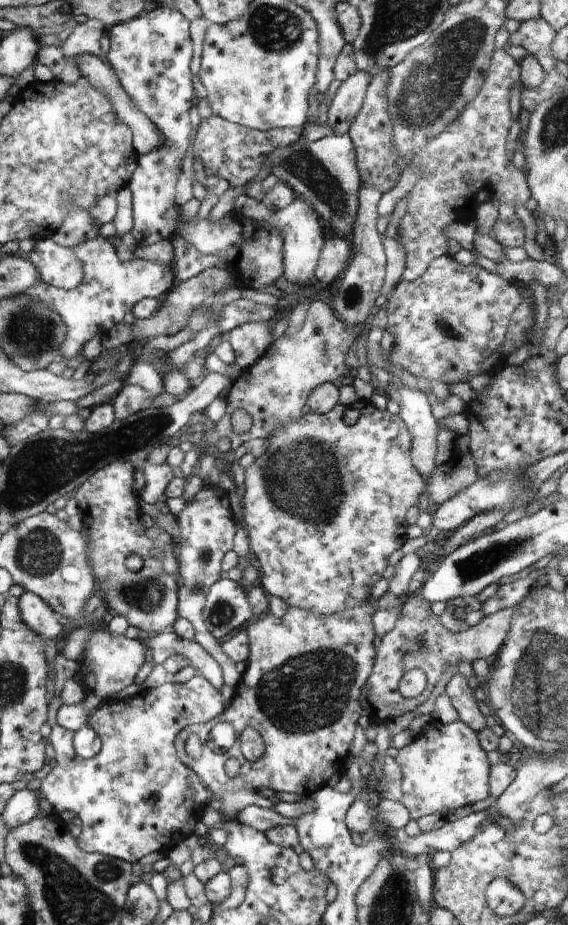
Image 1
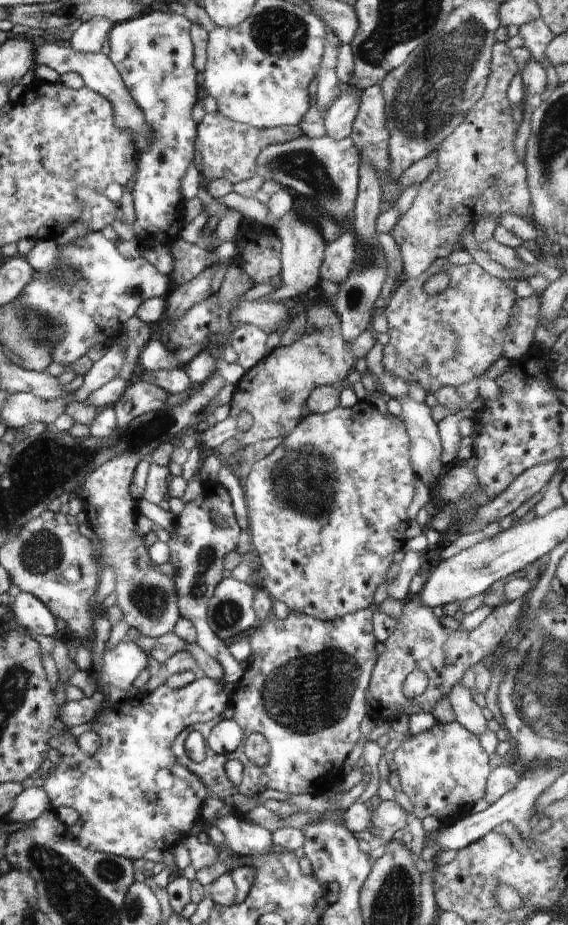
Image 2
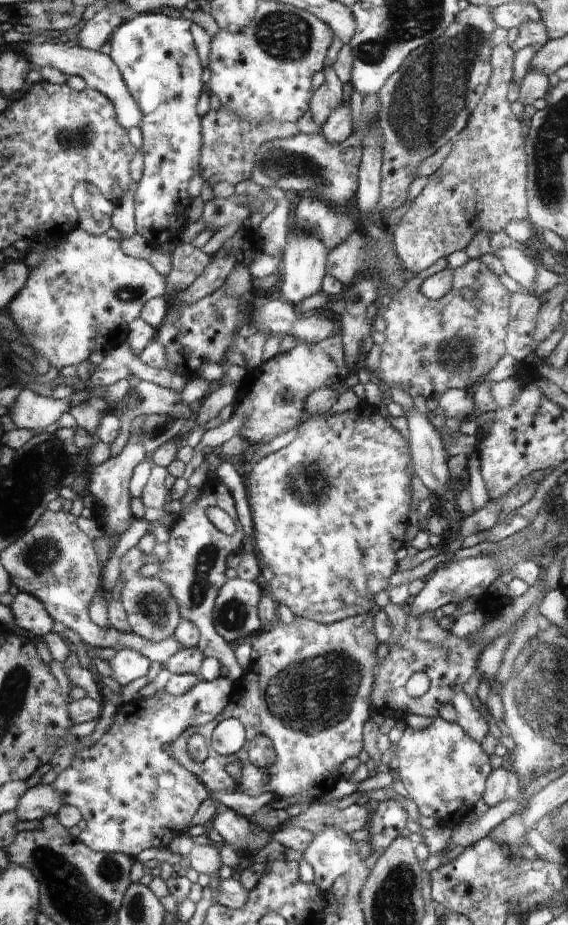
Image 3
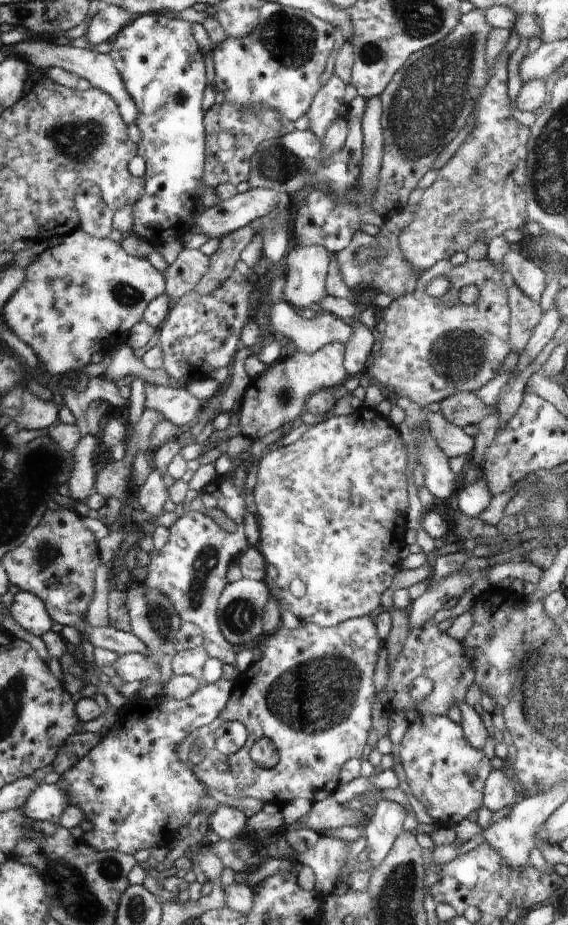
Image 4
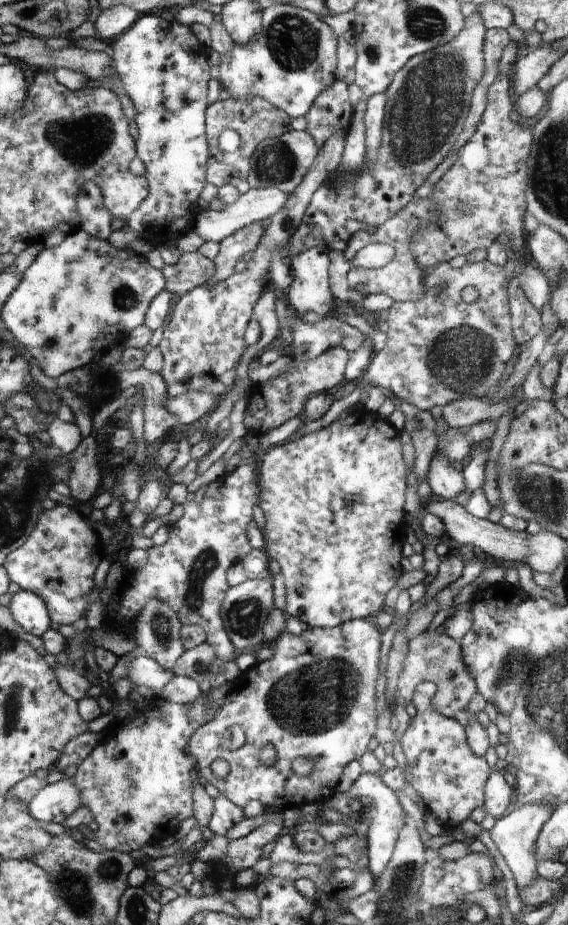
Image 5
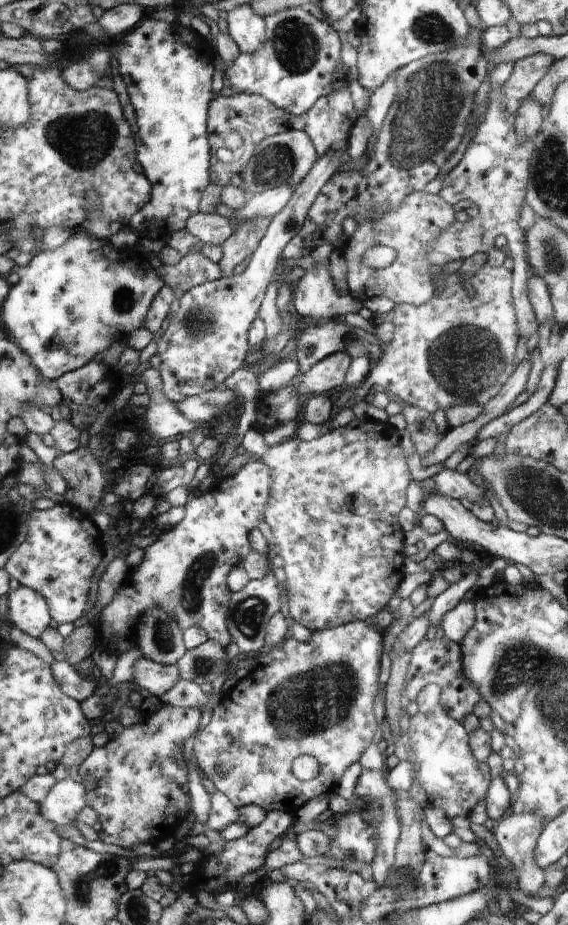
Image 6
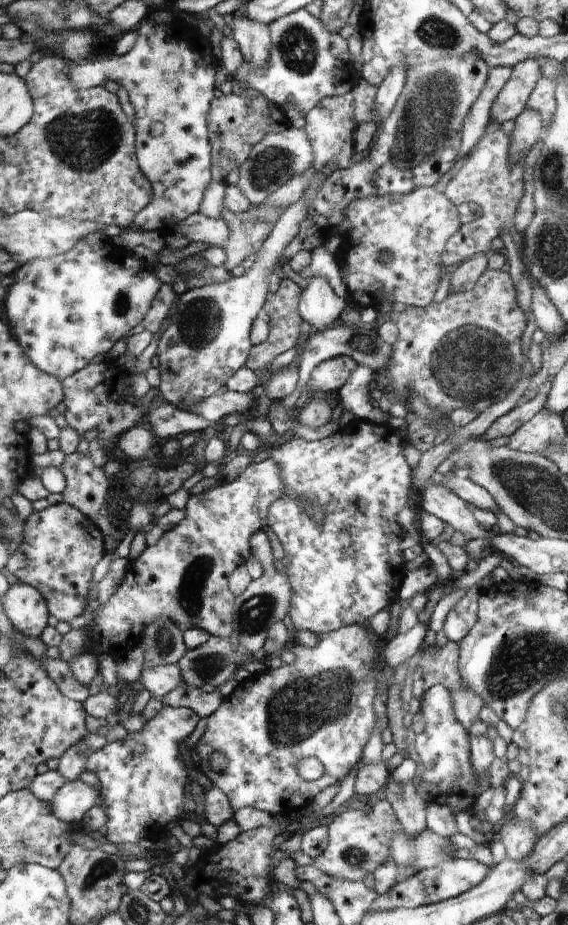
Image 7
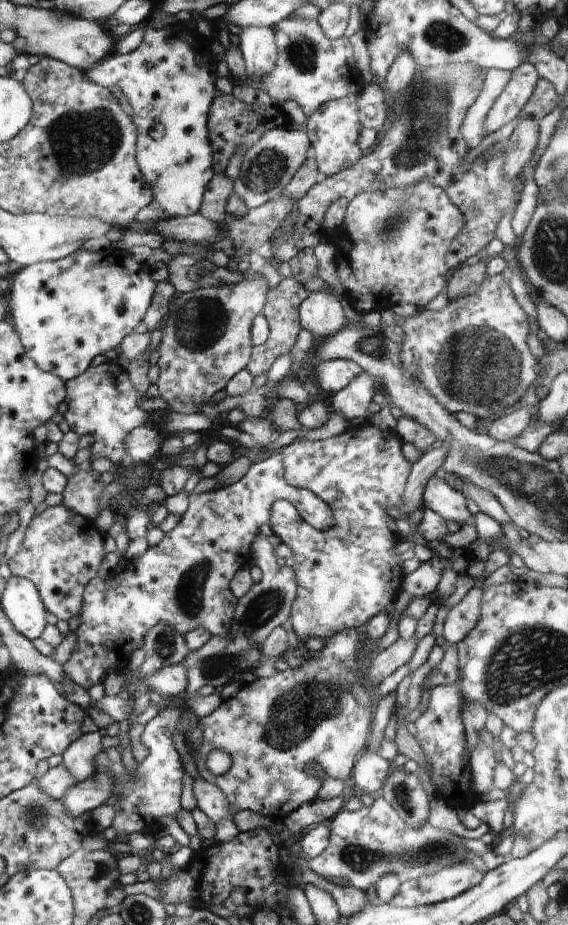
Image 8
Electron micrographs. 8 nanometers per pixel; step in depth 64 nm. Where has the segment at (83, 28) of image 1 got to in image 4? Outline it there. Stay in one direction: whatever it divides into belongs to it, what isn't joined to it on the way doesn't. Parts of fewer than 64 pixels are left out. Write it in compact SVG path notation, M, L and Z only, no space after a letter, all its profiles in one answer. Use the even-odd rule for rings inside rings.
M108 5L104 10L100 10L98 14L93 16L90 24L88 24L86 44L92 49L100 42L111 42L113 37L118 34L124 26L127 26L134 20L134 14L120 8L116 5Z

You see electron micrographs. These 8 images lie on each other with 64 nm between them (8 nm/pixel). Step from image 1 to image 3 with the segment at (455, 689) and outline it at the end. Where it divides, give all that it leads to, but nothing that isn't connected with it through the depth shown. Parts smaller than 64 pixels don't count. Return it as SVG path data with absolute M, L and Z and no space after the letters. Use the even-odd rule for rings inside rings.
M458 692L452 698L451 704L456 712L457 724L478 744L489 734L488 722L484 720L479 710L476 710L472 700L464 693Z

